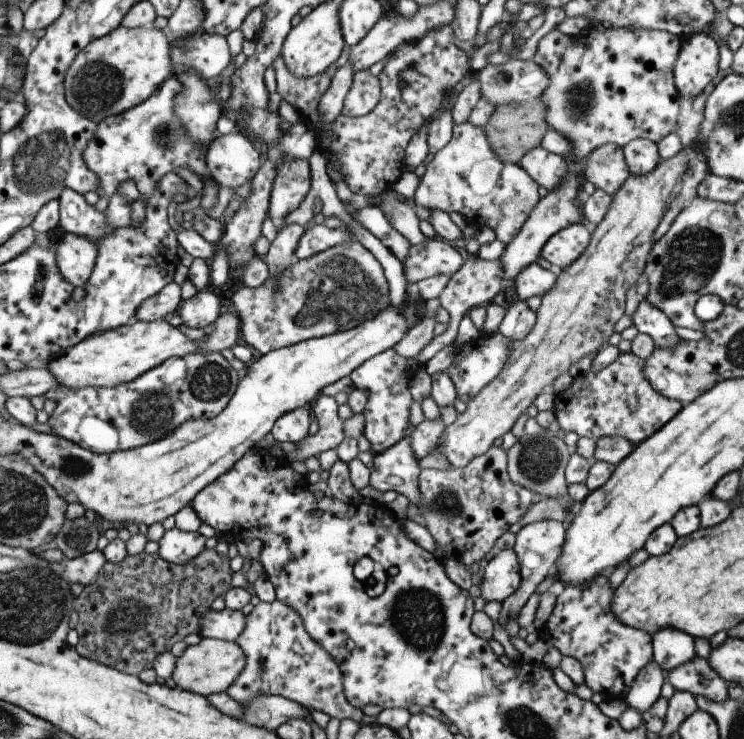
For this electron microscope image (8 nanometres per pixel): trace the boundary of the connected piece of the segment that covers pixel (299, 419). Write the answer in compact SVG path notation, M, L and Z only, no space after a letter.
M297 407L282 414L271 427L270 433L276 442L299 442L307 435L309 414L303 407Z

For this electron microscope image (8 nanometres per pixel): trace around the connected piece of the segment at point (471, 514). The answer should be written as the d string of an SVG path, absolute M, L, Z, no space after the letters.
M491 445L461 469L421 469L418 474L418 514L443 552L443 558L472 565L492 550L495 540L529 508L532 492L509 480L506 452Z

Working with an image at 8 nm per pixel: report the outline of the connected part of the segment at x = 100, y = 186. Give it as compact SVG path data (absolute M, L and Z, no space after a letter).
M175 76L167 77L161 86L143 102L136 104L133 108L121 114L109 115L96 124L93 131L93 138L87 141L82 150L82 159L85 166L96 176L97 184L94 192L98 197L111 198L116 192L117 185L125 179L131 179L135 183L139 198L131 203L130 226L133 228L143 226L144 210L146 209L146 199L155 190L157 183L167 173L173 173L175 168L187 168L197 177L207 175L208 168L205 160L206 150L201 145L196 145L182 129L179 117L174 116L173 99L182 88L178 78Z

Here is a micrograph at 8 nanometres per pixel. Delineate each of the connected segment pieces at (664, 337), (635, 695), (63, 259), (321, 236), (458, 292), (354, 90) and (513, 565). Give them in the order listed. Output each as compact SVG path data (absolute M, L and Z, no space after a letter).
M645 298L638 302L630 318L638 332L648 334L657 347L670 347L682 341L673 331L671 321L657 307L647 303Z
M648 662L630 684L623 700L635 711L645 712L660 696L663 682L662 668L655 662Z
M63 232L56 246L56 265L62 279L74 287L82 287L92 272L96 246L88 238Z
M314 225L304 229L301 238L298 238L293 254L298 259L309 258L327 247L352 239L348 229L341 226L338 229L328 229L325 225Z
M499 259L492 261L478 260L475 263L467 262L461 265L461 268L454 272L450 279L447 281L445 288L440 292L438 296L440 306L443 307L449 315L449 322L445 332L440 335L435 335L432 341L429 342L420 352L415 356L417 366L425 365L427 360L441 350L445 346L452 345L455 337L458 322L465 316L465 312L470 308L479 308L479 304L483 302L490 303L493 296L501 290L502 287L502 264Z
M367 69L364 71L357 71L356 73L353 73L349 90L342 102L340 114L345 117L362 117L370 110L373 110L373 107L379 100L379 95L380 84L378 83L378 78L371 76Z
M513 549L495 551L493 558L487 561L482 570L483 574L477 580L480 580L478 582L480 597L486 603L491 600L501 602L519 586L520 570Z

